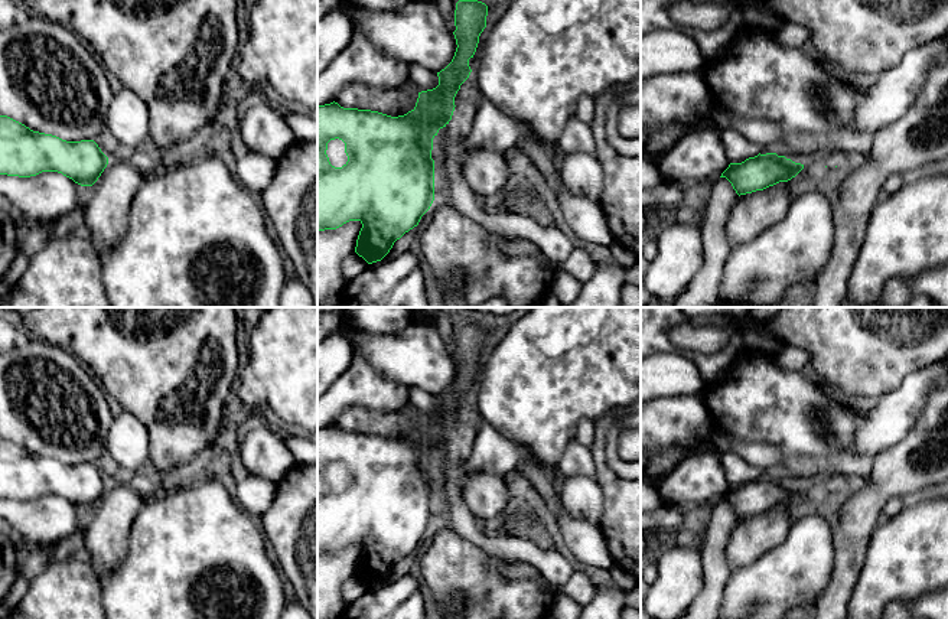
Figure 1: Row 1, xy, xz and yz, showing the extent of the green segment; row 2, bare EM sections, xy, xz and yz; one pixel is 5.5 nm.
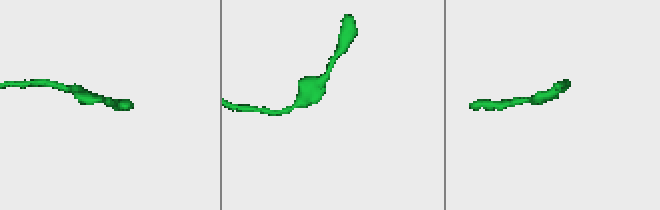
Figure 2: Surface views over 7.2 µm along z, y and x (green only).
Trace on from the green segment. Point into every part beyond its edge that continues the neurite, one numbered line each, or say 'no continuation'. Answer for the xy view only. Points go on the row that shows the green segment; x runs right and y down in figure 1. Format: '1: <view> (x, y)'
no continuation

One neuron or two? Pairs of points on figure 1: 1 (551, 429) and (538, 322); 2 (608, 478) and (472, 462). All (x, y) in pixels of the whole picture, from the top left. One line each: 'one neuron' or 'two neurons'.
1: one neuron
2: two neurons

